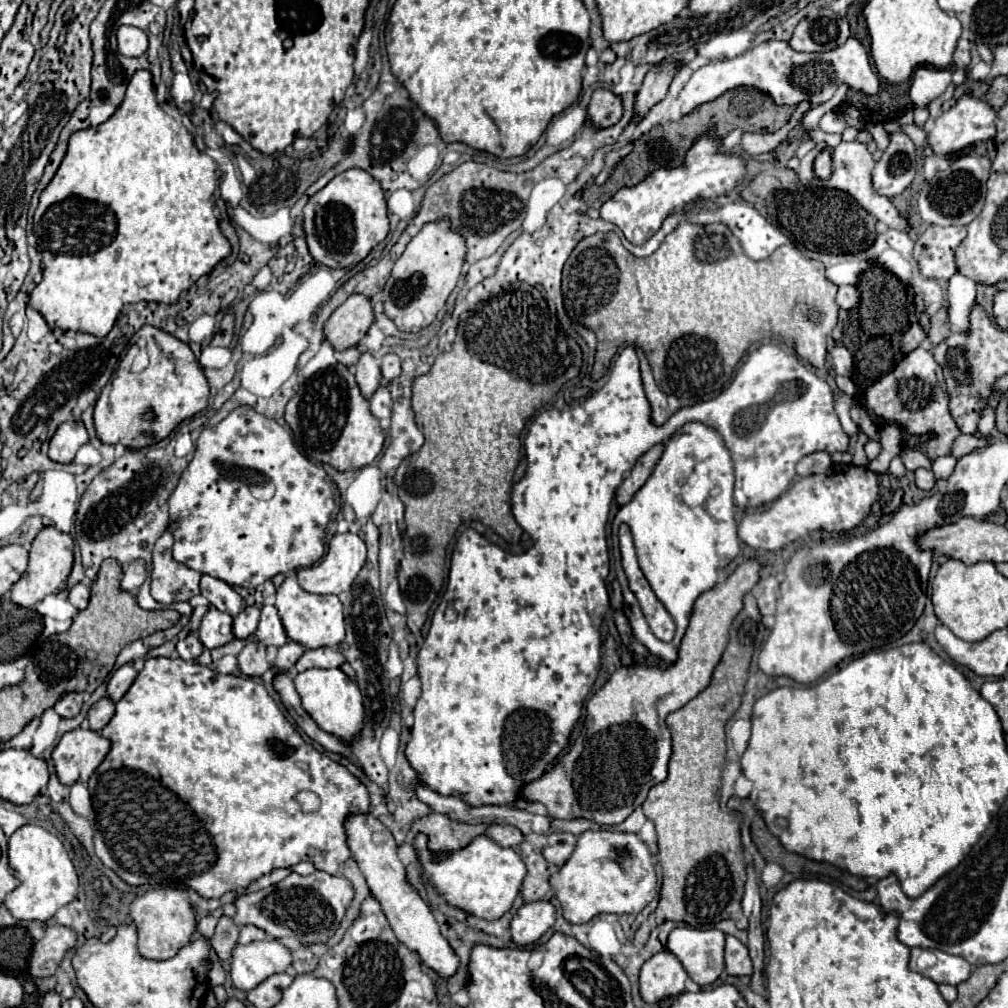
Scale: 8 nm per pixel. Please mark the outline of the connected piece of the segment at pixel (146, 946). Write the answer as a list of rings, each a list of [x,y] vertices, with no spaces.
[[[157,888],[147,890],[143,896],[137,896],[131,902],[131,918],[139,930],[139,952],[151,960],[173,958],[179,948],[183,948],[195,932],[195,914],[189,904],[187,890],[177,888]]]

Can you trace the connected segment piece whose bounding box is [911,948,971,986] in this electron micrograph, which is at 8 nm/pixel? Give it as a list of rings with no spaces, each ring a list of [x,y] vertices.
[[[913,948],[911,950],[911,968],[915,972],[931,978],[937,984],[945,982],[945,984],[957,986],[959,982],[965,982],[971,976],[971,964],[965,958],[953,956],[953,954],[947,954],[947,952],[941,952],[941,950],[931,950],[931,952],[937,956],[937,962],[929,968],[919,968],[917,958],[921,954],[921,948]]]

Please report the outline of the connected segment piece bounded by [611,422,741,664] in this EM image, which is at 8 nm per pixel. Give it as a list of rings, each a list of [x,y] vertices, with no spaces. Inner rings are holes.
[[[691,422],[665,442],[665,452],[653,474],[639,488],[633,500],[619,508],[613,520],[611,539],[618,539],[621,524],[631,528],[639,566],[655,596],[665,604],[677,624],[677,632],[671,642],[655,638],[645,622],[637,598],[627,590],[623,592],[623,612],[629,618],[633,636],[665,664],[673,664],[677,660],[677,650],[699,594],[713,588],[723,568],[739,554],[741,542],[733,510],[733,484],[733,462],[721,436],[703,424]]]

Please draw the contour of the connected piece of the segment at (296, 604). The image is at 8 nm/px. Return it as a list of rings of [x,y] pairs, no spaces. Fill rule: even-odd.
[[[285,578],[285,582],[277,588],[275,594],[275,606],[279,610],[279,616],[283,620],[287,636],[301,644],[303,648],[321,648],[321,646],[339,646],[341,640],[345,638],[345,616],[343,616],[343,606],[337,596],[327,594],[327,596],[317,596],[305,592],[295,578]]]

